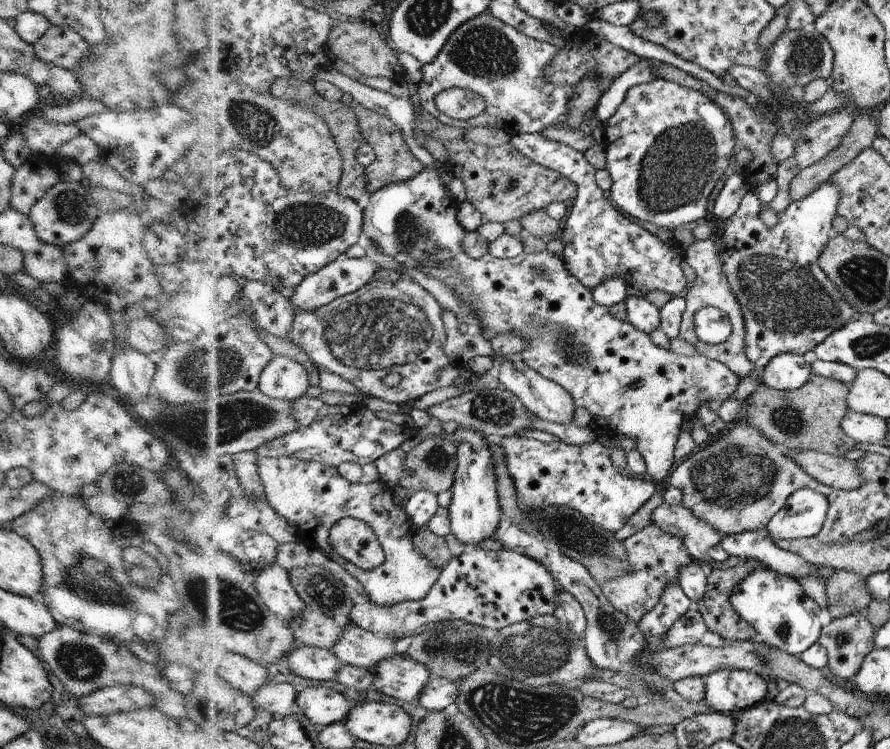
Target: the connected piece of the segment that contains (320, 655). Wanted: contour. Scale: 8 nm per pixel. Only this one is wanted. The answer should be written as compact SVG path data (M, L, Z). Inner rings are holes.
M298 644L287 657L291 670L320 682L337 681L343 662L330 649Z

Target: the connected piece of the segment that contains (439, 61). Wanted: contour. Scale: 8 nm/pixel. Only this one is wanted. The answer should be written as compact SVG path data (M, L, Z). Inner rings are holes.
M486 10L478 18L472 18L456 29L440 56L425 65L420 100L430 114L456 128L489 126L513 137L520 133L542 132L554 124L563 125L568 120L568 102L572 99L574 88L566 84L558 86L546 80L544 74L544 68L552 64L558 50L552 43L535 40L516 30L516 27L500 22ZM451 88L468 89L480 94L486 102L484 112L466 122L442 112L436 98Z

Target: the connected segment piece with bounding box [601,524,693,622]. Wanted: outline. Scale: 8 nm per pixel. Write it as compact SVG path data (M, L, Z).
M654 524L646 526L623 540L623 544L632 570L630 574L624 574L616 580L606 580L601 584L601 589L616 610L626 614L630 620L640 622L659 604L666 584L672 580L678 581L680 568L693 561L691 554L678 536L667 535L664 530Z

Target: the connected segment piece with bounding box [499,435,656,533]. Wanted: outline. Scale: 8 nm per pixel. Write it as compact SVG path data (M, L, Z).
M512 435L499 442L506 468L514 484L520 505L530 510L549 506L567 506L582 513L585 521L608 532L618 532L635 512L654 495L653 480L645 476L624 478L610 462L610 448L599 441L581 445L565 442L543 443Z

